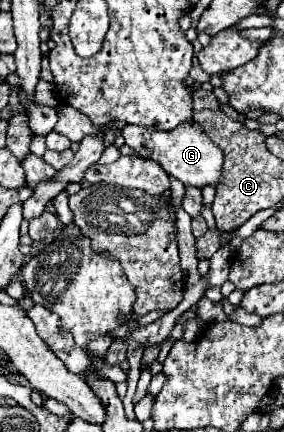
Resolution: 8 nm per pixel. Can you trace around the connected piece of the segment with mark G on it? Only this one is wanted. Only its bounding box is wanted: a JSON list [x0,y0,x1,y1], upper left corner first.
[123,125,223,189]

